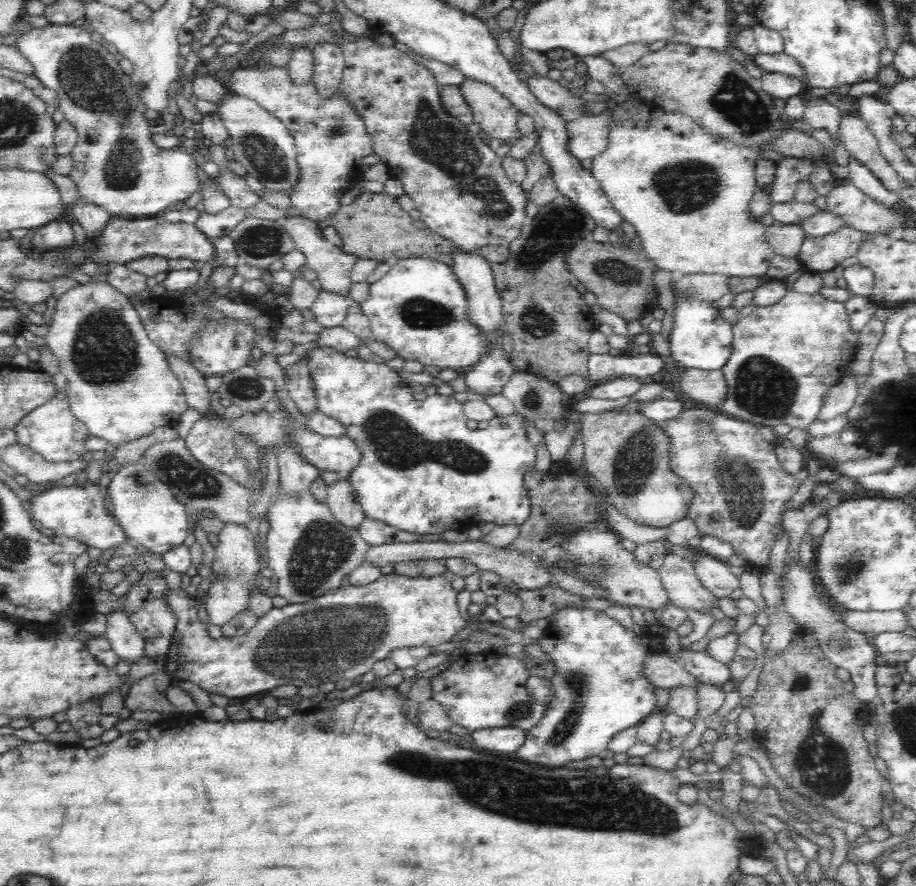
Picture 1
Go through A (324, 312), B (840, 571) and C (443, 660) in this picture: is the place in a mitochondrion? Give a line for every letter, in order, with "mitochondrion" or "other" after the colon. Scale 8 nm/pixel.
A: other
B: mitochondrion
C: other

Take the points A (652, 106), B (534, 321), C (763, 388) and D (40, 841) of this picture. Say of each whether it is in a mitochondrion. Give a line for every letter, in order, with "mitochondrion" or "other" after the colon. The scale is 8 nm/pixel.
A: other
B: mitochondrion
C: mitochondrion
D: other

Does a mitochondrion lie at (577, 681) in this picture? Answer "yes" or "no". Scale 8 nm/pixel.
yes

